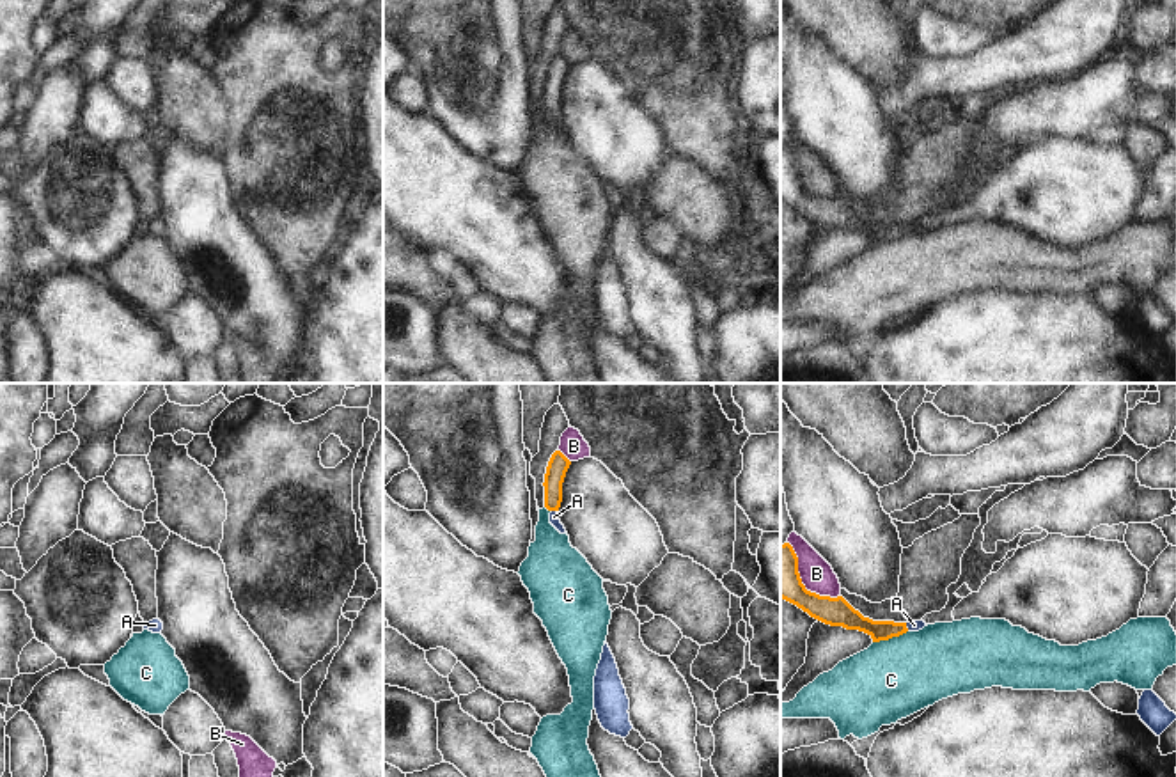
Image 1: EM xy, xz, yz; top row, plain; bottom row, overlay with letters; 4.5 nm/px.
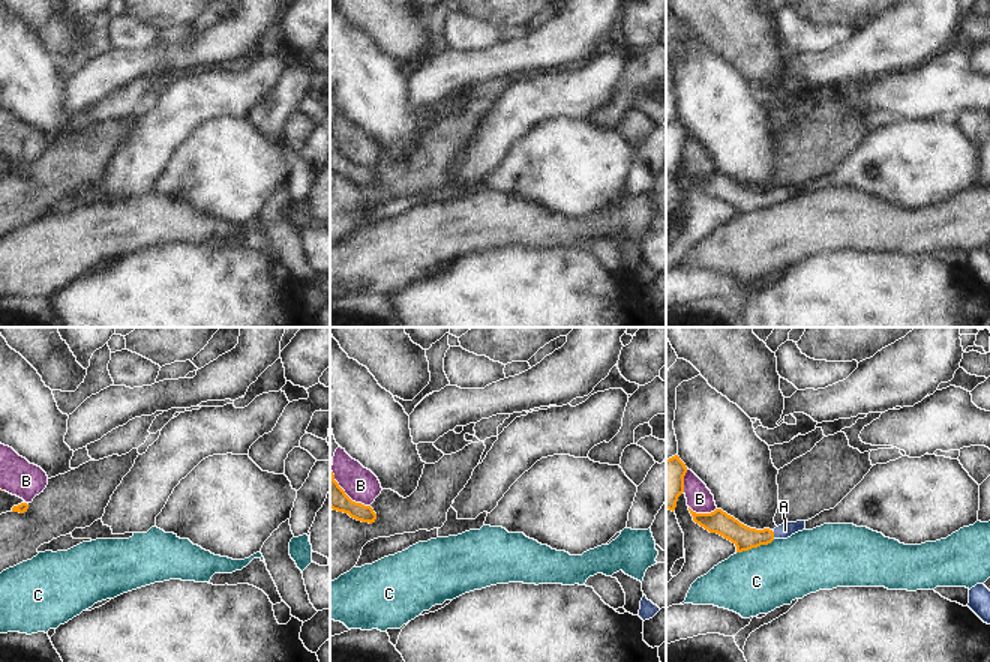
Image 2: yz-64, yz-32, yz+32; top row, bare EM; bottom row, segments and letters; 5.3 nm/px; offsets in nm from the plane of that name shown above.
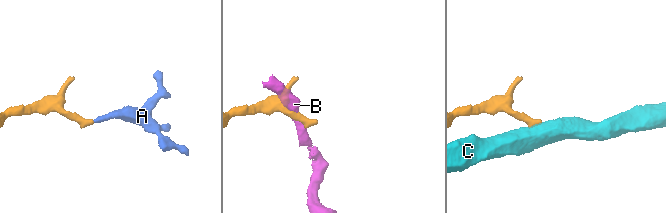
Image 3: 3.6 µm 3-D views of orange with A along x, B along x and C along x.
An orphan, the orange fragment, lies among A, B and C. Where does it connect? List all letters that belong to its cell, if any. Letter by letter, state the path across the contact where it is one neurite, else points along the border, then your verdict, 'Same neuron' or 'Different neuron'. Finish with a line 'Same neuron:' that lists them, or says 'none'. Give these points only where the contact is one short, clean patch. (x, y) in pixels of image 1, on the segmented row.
A: Path across: xz (557, 465), (554, 476), (554, 510), (554, 517). Same neuron
B: Different neuron
C: Boundary: yz (907, 630), (873, 643). Different neuron
Same neuron: A

